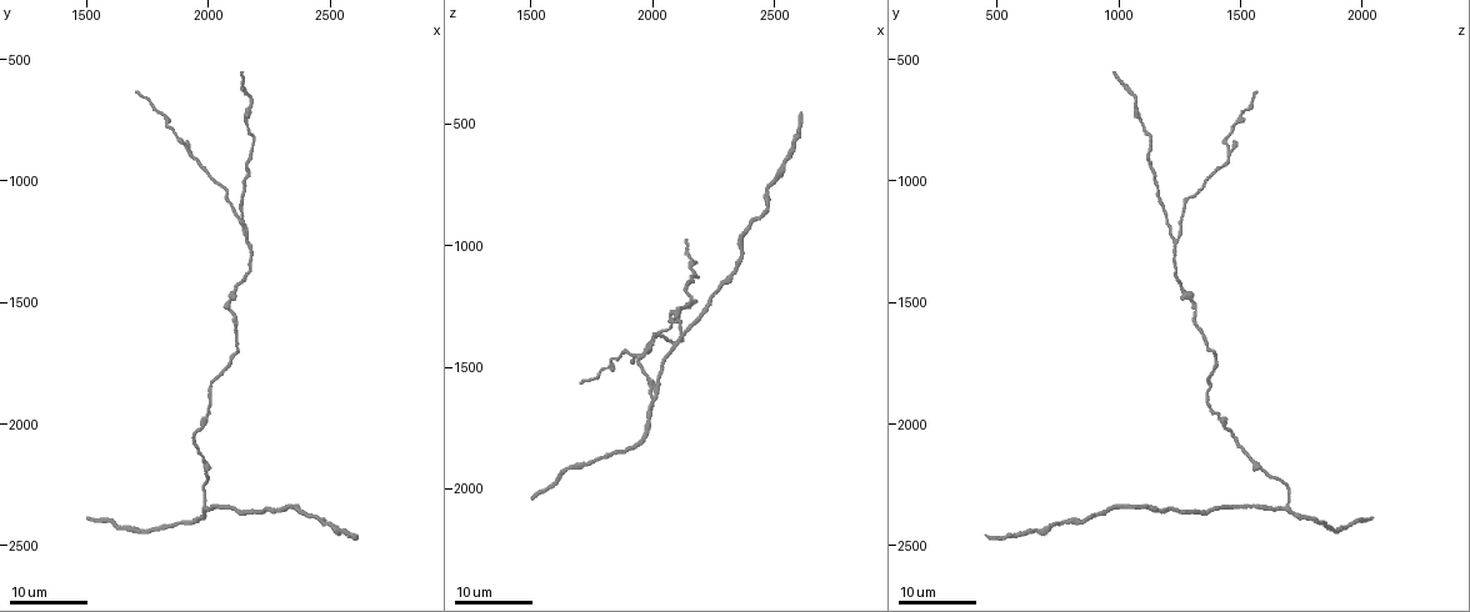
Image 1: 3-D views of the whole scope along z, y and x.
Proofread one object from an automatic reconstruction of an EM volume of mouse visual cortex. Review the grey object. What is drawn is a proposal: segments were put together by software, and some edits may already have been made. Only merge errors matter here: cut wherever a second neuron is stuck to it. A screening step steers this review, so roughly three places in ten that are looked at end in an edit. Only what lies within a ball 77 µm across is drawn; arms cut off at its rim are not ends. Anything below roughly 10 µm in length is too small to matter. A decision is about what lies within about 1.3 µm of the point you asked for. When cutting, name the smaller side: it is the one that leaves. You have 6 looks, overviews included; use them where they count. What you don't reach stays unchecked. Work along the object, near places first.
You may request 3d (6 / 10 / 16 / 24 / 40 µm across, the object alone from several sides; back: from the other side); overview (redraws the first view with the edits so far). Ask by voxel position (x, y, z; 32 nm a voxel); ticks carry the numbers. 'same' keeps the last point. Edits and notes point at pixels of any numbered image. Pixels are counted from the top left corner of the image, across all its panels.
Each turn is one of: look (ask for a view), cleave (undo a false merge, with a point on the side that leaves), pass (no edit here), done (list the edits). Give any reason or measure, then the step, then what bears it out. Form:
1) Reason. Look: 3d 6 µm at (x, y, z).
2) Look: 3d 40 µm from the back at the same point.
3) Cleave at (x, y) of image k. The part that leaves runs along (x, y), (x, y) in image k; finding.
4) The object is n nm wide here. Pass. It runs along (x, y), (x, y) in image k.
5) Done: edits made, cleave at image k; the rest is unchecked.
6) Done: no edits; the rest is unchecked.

Branch point. Look: 3d 24 µm at (1980, 2340, 1690).

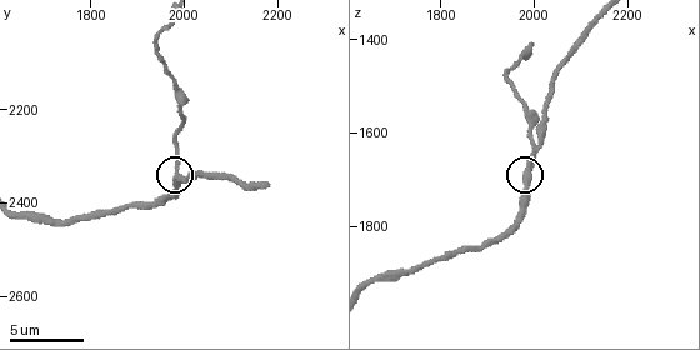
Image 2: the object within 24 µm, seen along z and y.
Look: 3d 10 µm at the same point.

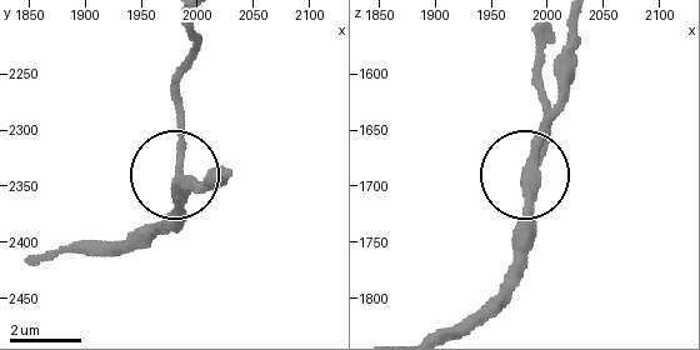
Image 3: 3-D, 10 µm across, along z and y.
Pass. It runs along (186, 20), (193, 46), (175, 83), (175, 231) in image 3; one neuron here.

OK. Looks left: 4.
Look: 3d 6 µm at (1940, 2050, 1465).

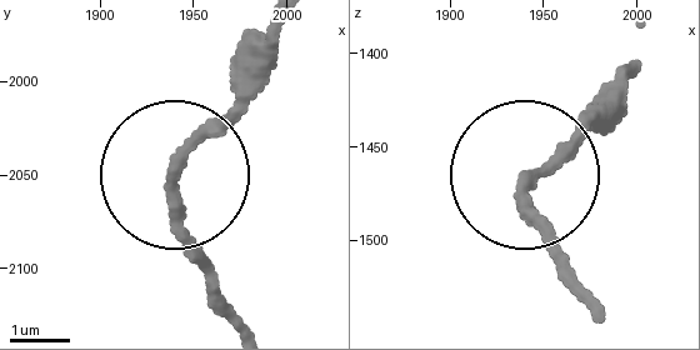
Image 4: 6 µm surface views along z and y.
Look: 3d 6 µm from the back at (1942, 2042, 1470).

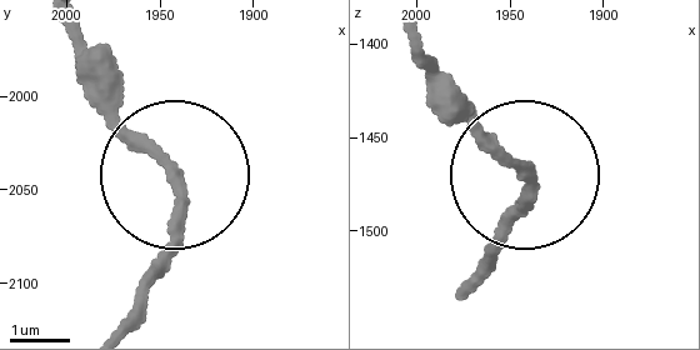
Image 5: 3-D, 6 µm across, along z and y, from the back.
Pass. It runs along (168, 175), (79, 75) in image 5; one neuron here.

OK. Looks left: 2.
Two arms in line, one across. Look: 3d 16 µm at (2170, 1250, 1230).

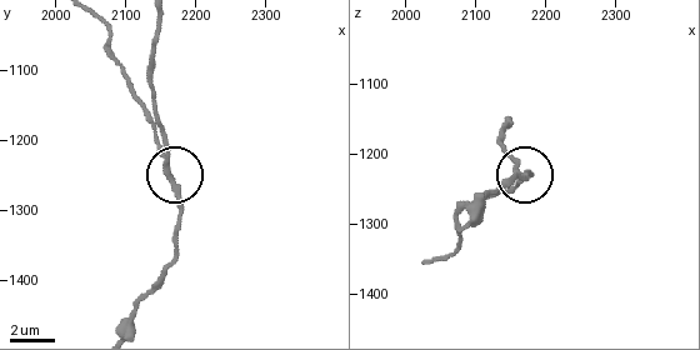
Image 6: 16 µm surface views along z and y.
Look: 3d 10 µm at the same point.

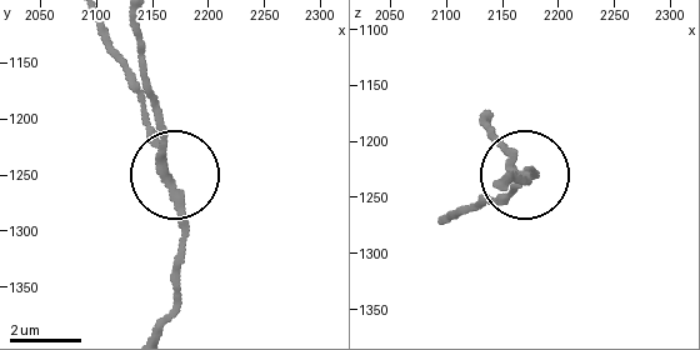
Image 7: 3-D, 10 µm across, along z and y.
3 arms meet here. Cleave at (153, 141) of image 7. The part that leaves runs along (176, 189), (135, 76), (103, 23) in image 7; a second neuron is stuck on.

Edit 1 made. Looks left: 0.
Done: edits made, cleave at image 7; the rest is unchecked.

